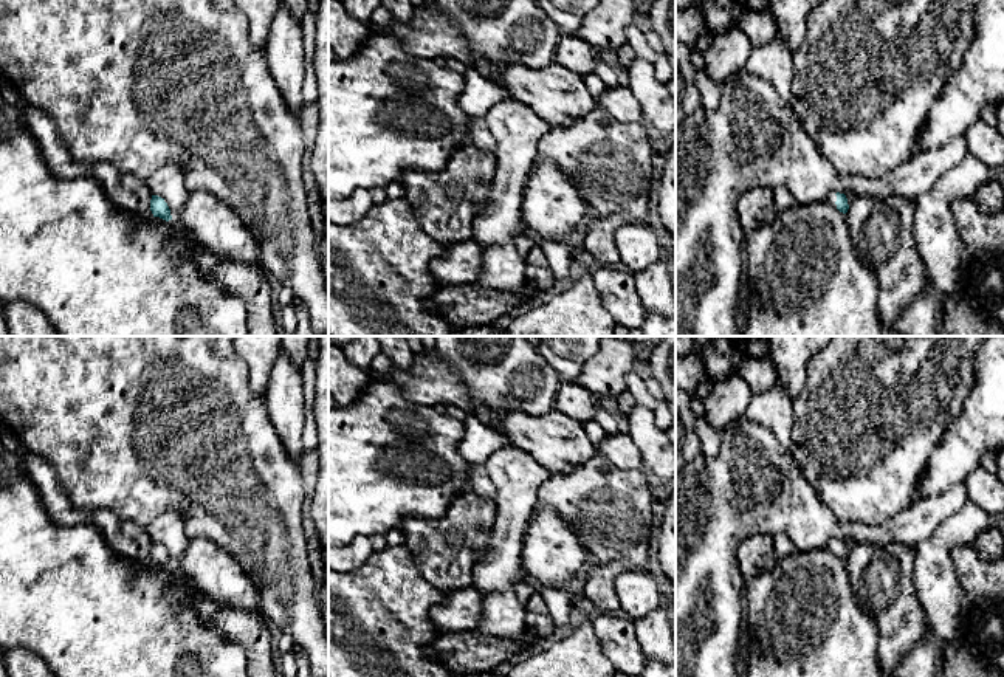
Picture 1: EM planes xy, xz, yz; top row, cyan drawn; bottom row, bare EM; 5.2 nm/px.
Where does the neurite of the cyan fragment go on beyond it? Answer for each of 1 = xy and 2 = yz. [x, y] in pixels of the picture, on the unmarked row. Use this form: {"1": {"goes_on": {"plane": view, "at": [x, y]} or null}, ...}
{"1": {"goes_on": null}, "2": {"goes_on": {"plane": "yz", "at": [832, 544]}}}

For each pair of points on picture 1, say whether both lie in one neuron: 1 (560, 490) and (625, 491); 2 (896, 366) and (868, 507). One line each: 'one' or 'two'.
1: one
2: one

